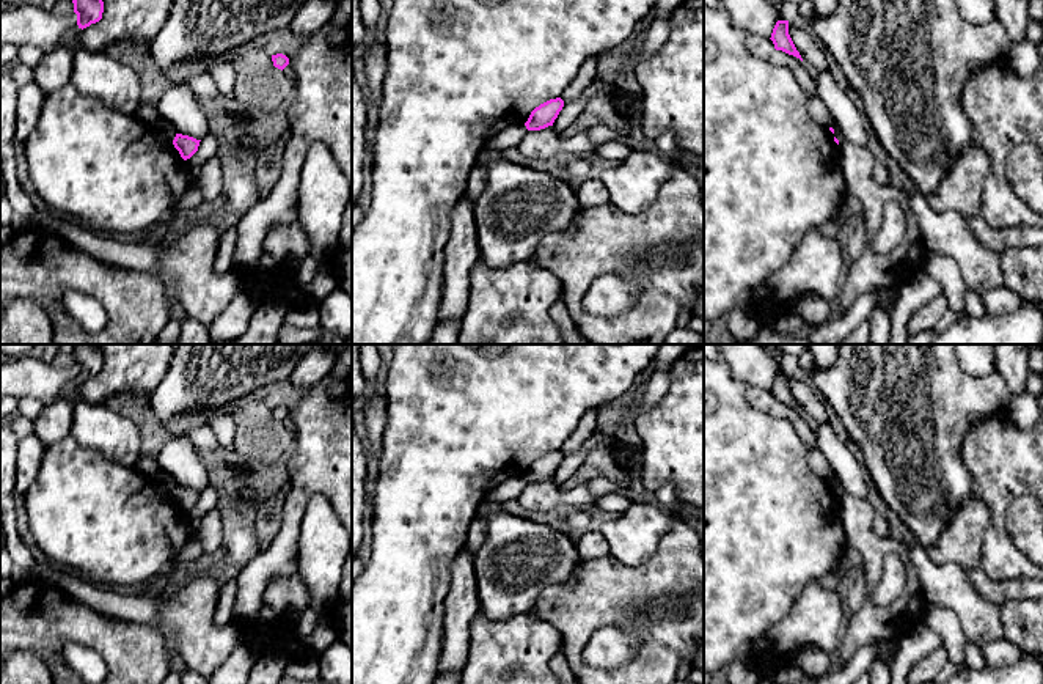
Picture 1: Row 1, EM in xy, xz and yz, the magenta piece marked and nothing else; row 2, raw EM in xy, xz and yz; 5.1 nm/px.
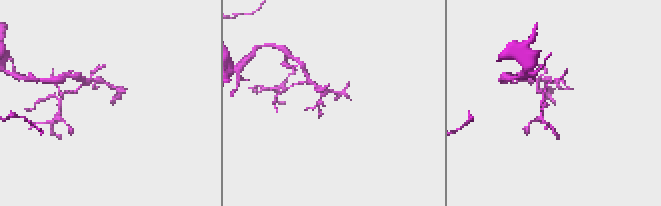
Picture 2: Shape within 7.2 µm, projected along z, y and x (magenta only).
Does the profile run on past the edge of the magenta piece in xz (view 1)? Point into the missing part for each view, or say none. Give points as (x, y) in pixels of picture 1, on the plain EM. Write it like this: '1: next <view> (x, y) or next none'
1: next none

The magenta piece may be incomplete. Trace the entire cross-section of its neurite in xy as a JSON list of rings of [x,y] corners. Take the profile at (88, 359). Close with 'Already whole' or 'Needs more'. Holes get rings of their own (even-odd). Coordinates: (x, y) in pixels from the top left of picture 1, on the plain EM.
[[[75,344],[72,352],[79,381],[86,381],[102,371],[104,354],[96,344]]]. Already whole

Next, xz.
[[[561,450],[550,451],[540,456],[531,464],[528,473],[525,475],[526,481],[540,483],[548,478],[553,478],[562,459],[564,459],[564,453]]]. Already whole

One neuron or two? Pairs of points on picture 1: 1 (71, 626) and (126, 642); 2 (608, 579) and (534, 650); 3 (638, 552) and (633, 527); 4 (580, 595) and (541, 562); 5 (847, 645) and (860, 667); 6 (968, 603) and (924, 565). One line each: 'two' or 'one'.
1: one
2: two
3: one
4: two
5: two
6: one

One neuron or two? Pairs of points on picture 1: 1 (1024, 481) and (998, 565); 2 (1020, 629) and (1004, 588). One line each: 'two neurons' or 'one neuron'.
1: one neuron
2: two neurons

